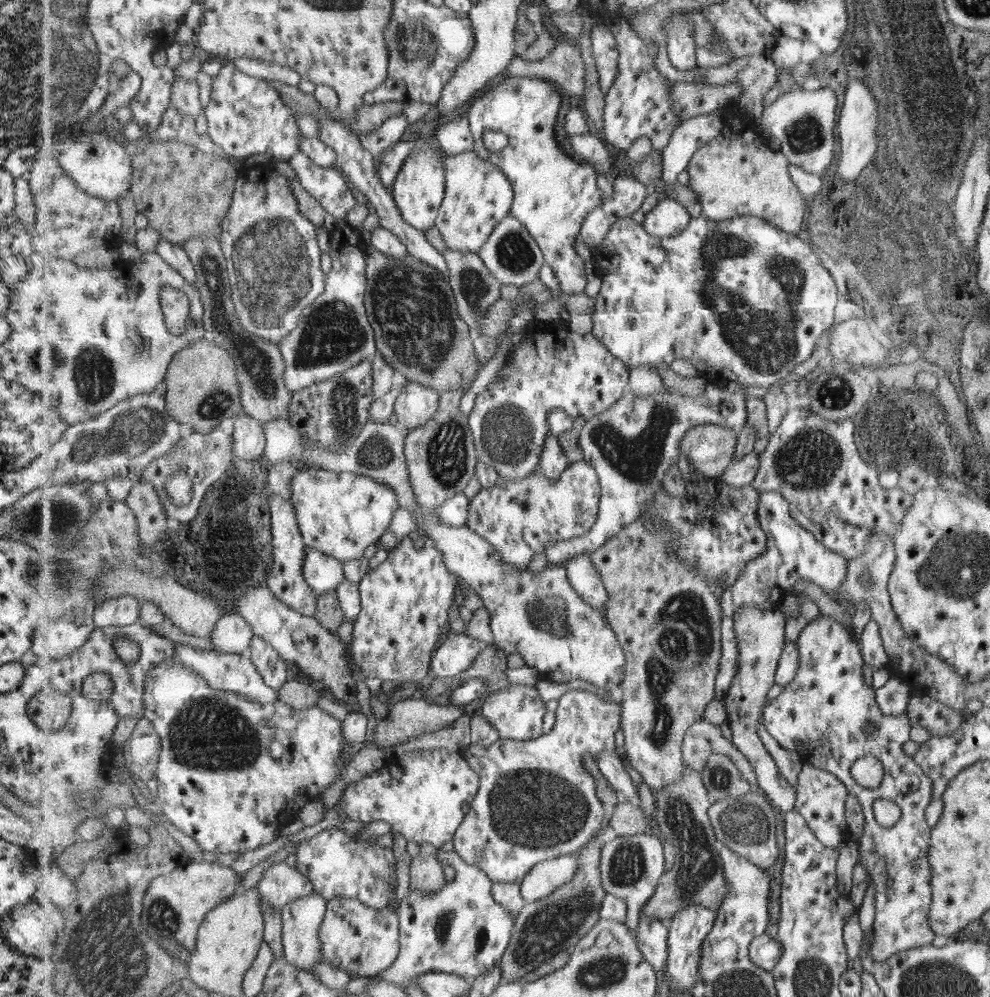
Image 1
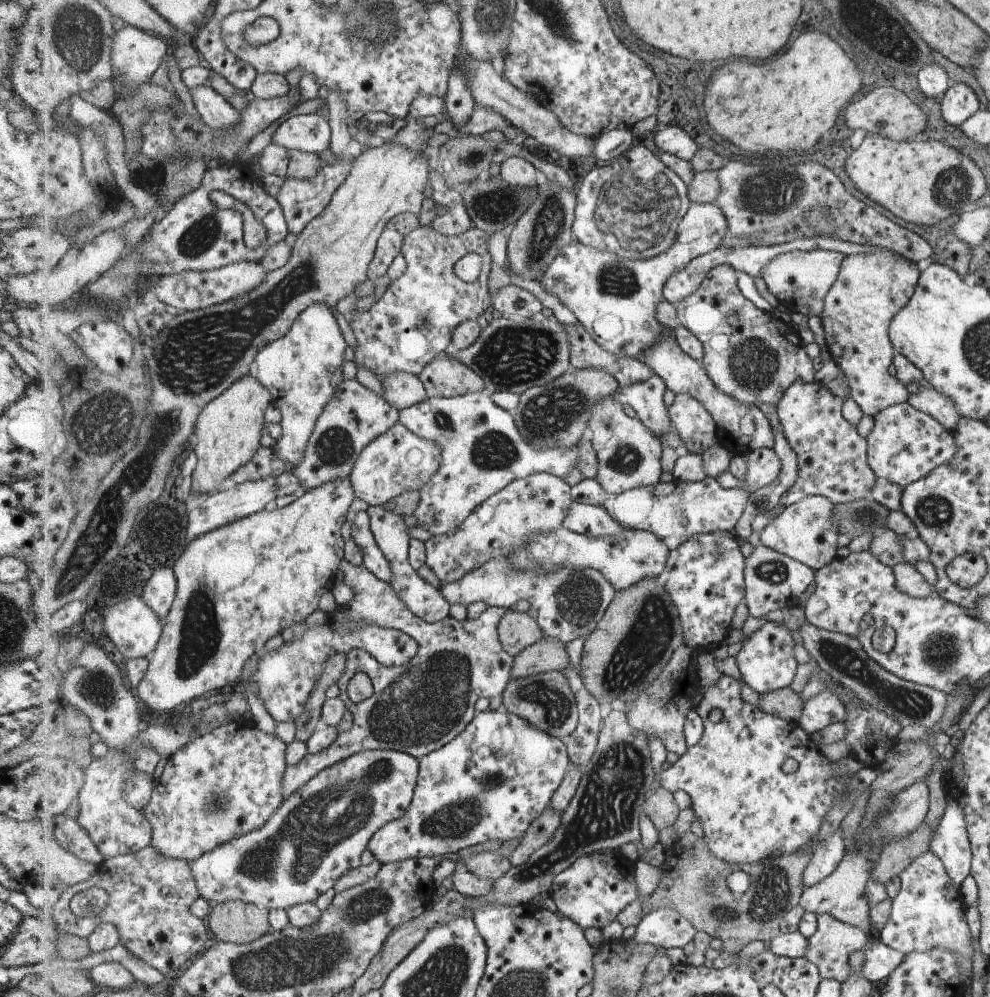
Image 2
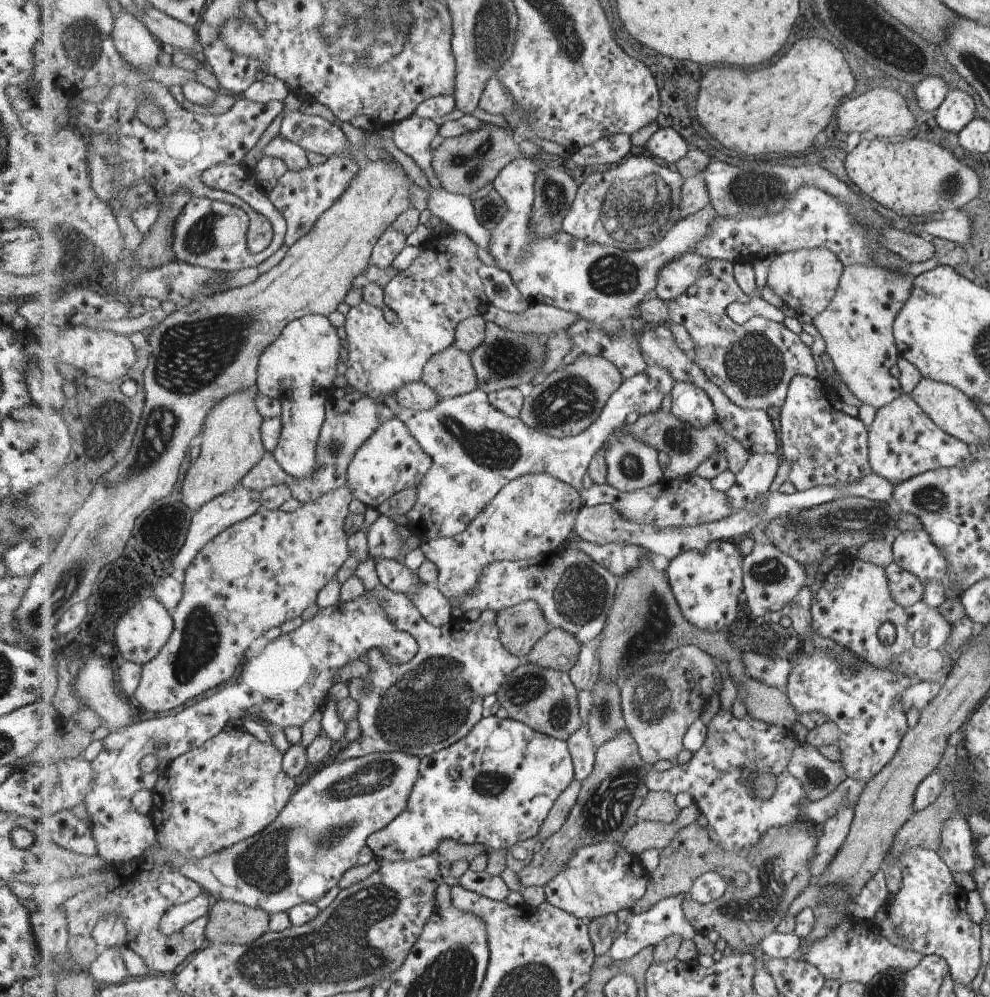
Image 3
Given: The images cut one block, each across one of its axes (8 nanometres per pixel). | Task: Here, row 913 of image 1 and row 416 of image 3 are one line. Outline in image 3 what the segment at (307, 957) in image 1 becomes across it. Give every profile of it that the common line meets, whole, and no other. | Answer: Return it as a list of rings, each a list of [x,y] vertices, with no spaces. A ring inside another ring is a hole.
[[[313,314],[303,316],[298,322],[290,323],[285,331],[275,340],[272,346],[261,356],[258,369],[258,391],[266,396],[278,399],[283,406],[282,438],[274,453],[279,465],[290,476],[297,479],[313,479],[320,466],[320,435],[326,422],[326,403],[328,395],[335,388],[337,366],[341,356],[341,338],[337,327],[324,315]]]

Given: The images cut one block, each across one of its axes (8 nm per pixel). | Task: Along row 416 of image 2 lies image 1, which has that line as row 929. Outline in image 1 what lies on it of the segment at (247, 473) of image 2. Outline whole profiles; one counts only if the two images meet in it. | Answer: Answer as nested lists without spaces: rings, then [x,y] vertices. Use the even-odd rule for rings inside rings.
[[[354,898],[328,902],[321,926],[323,959],[351,976],[371,978],[393,966],[400,956],[400,917],[391,908],[375,909]]]

